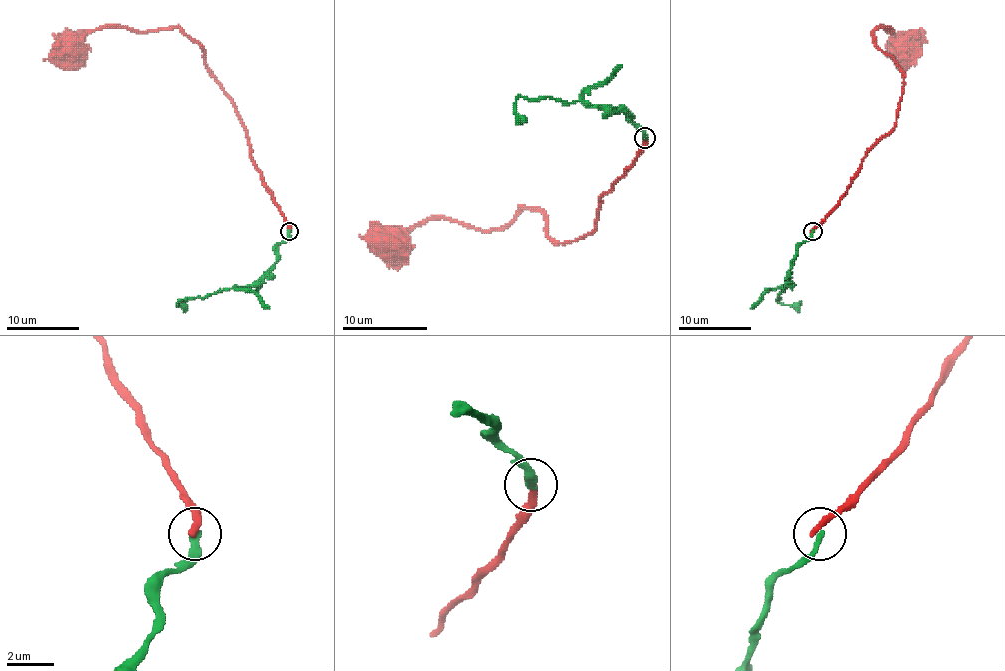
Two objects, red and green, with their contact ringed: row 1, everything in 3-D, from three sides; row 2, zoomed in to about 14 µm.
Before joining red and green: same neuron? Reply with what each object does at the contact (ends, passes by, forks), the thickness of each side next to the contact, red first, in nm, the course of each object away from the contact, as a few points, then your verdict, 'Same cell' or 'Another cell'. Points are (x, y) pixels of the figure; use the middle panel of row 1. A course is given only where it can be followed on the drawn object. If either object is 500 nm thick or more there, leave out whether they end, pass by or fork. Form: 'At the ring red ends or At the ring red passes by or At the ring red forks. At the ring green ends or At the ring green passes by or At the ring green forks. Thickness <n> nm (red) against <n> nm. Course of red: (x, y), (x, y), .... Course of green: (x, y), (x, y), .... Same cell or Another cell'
At the ring red ends. At the ring green ends. Thickness 320 nm (red) against 280 nm. Course of red: (645, 137), (586, 236), (556, 243), (541, 211), (522, 209), (488, 230), (427, 217), (387, 249). Course of green: (645, 137), (630, 116), (579, 101), (562, 103), (550, 97), (520, 97), (516, 101), (516, 114), (524, 122). Another cell

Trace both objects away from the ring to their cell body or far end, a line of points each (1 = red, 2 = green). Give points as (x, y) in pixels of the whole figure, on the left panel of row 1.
1: (289, 230), (251, 155), (233, 99), (203, 59), (203, 49), (180, 28), (101, 28), (69, 40), (67, 49)
2: (289, 232), (278, 246), (276, 261), (251, 285), (182, 299), (178, 305), (185, 312)

